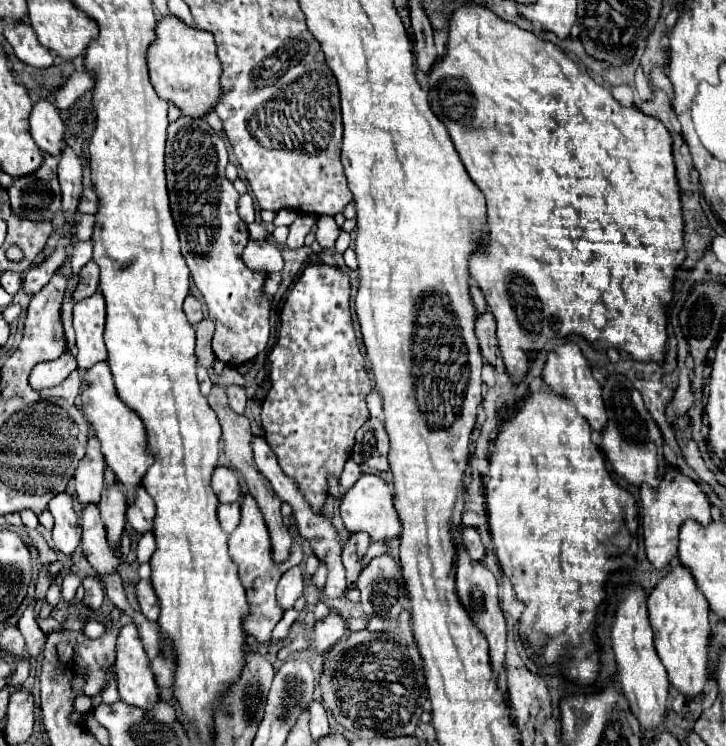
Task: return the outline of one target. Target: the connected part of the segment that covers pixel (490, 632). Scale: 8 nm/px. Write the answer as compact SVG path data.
M460 550L458 556L458 568L456 568L456 588L458 598L462 606L468 610L476 626L484 632L488 644L490 644L490 658L492 658L492 670L494 674L500 674L504 670L504 656L506 656L506 620L498 604L498 582L494 574L484 568L480 562L474 562L466 550Z

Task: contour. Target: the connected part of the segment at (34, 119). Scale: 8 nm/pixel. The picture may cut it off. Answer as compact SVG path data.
M36 102L30 114L30 134L38 148L46 154L62 154L64 144L64 122L58 110L50 102Z

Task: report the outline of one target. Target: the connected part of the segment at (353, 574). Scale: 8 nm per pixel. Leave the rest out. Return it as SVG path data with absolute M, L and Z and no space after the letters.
M354 534L348 538L348 542L342 548L342 560L344 560L344 568L346 568L348 588L354 588L358 574L360 574L360 556L358 556L358 546L356 546Z

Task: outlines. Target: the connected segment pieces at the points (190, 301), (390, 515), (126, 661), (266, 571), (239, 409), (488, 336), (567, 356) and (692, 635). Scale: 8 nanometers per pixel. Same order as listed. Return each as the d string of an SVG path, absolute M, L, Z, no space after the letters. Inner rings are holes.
M188 294L186 302L184 302L184 314L186 314L186 318L188 318L190 324L198 324L198 322L204 318L204 314L202 314L202 304L200 304L200 300L194 298L192 294Z
M362 474L358 482L344 494L340 504L340 514L350 532L366 532L372 540L390 540L400 534L400 518L394 508L394 492L392 488L374 474Z
M134 624L120 628L116 654L116 680L120 698L138 708L154 706L154 702L160 700L160 690Z
M246 496L242 500L242 520L240 520L238 528L230 534L228 546L230 546L230 556L234 558L234 562L240 568L240 582L246 590L246 600L248 600L248 608L250 608L248 616L244 618L242 628L250 636L254 636L258 642L264 642L284 614L284 610L280 610L280 606L276 602L276 584L278 584L282 572L278 570L278 564L272 558L270 534L268 534L264 516L252 496Z
M226 390L228 392L228 402L230 402L230 408L236 412L236 414L244 414L246 410L246 390Z
M486 312L478 318L476 322L476 336L480 340L480 350L482 350L482 356L486 358L486 362L490 366L498 366L496 360L498 360L498 348L496 348L496 322L494 322L494 316L492 312Z
M574 342L562 344L554 352L548 354L548 362L546 362L546 368L544 368L544 382L546 382L550 392L570 400L576 406L576 410L588 420L592 430L602 434L602 430L606 428L606 422L608 422L608 416L606 416L606 410L604 410L604 402L602 402L602 390L600 390L598 382L594 380L592 370L586 364L586 358L582 356L580 348Z
M676 566L672 572L652 590L648 598L648 618L654 630L656 652L666 666L670 686L676 688L684 698L692 700L704 694L708 680L708 642L710 642L710 608L706 598L700 594L694 576L688 568Z

